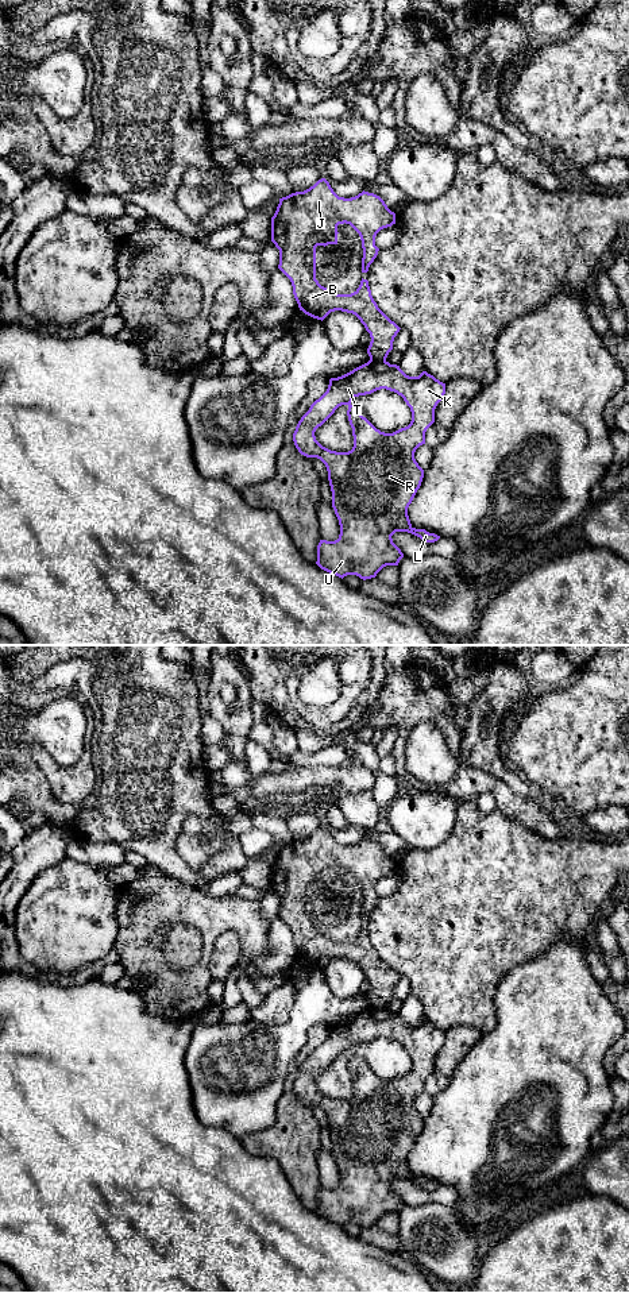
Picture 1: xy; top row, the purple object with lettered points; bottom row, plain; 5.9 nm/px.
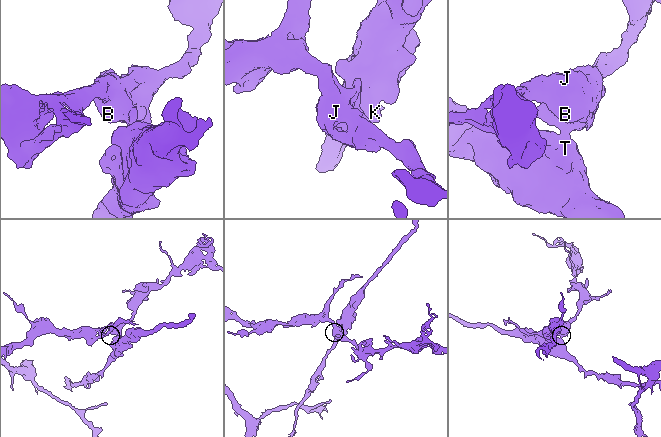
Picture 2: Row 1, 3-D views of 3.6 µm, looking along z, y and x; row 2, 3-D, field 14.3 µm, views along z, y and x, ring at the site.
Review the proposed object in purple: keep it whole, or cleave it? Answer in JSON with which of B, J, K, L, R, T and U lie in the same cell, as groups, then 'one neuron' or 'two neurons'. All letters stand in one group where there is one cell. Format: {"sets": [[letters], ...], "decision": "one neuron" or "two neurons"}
{"sets": [["B", "J"], ["K", "L", "R", "T", "U"]], "decision": "two neurons"}

